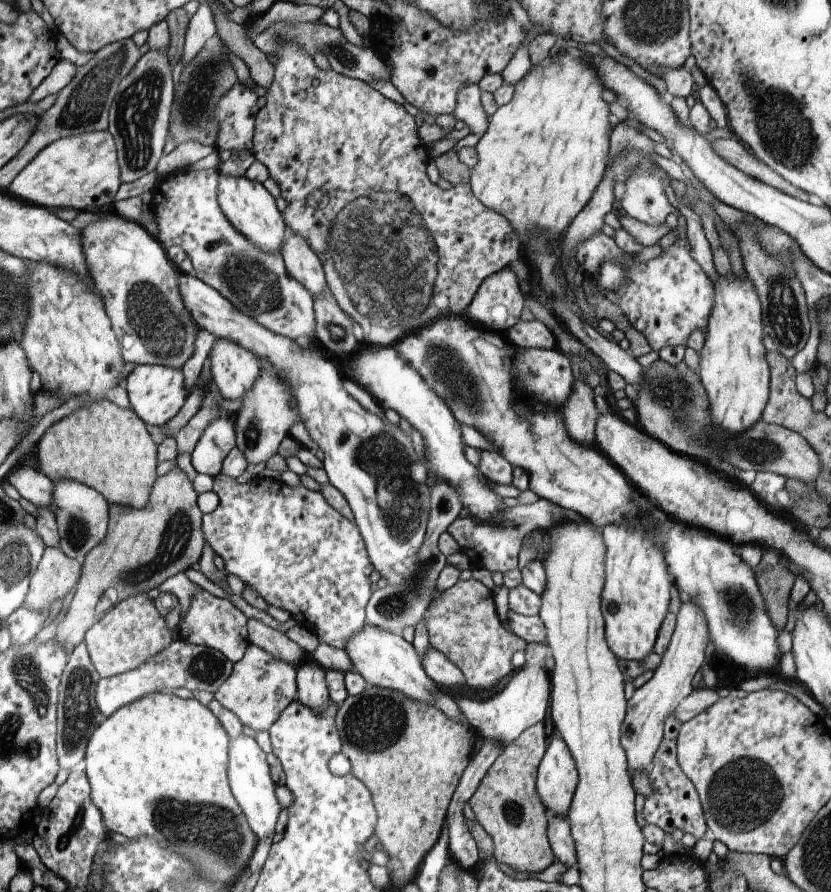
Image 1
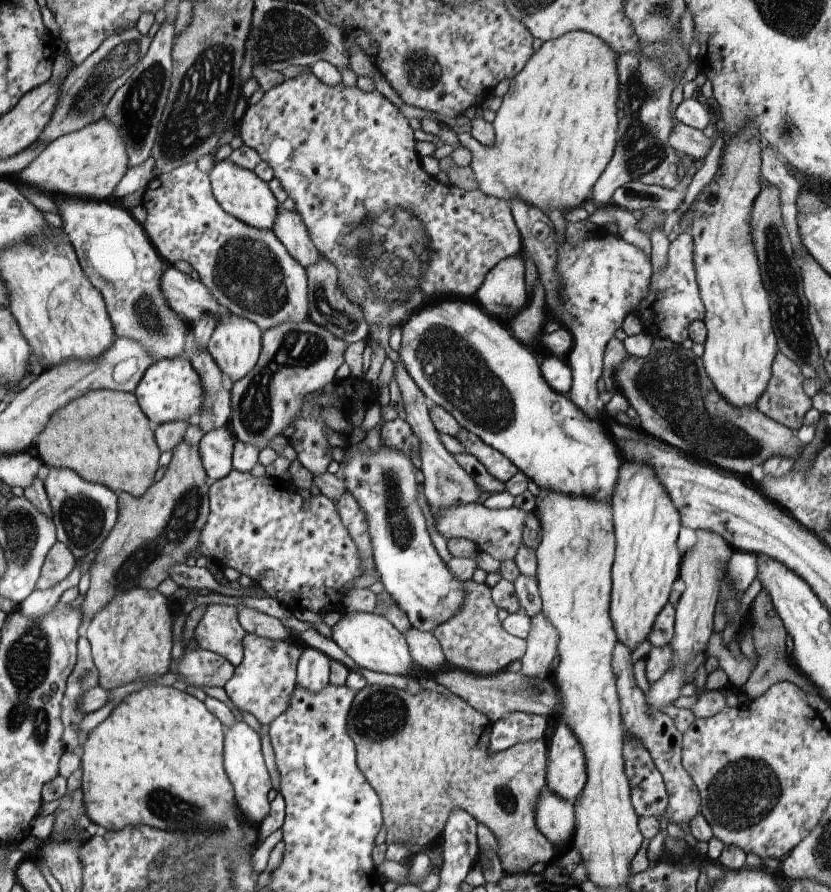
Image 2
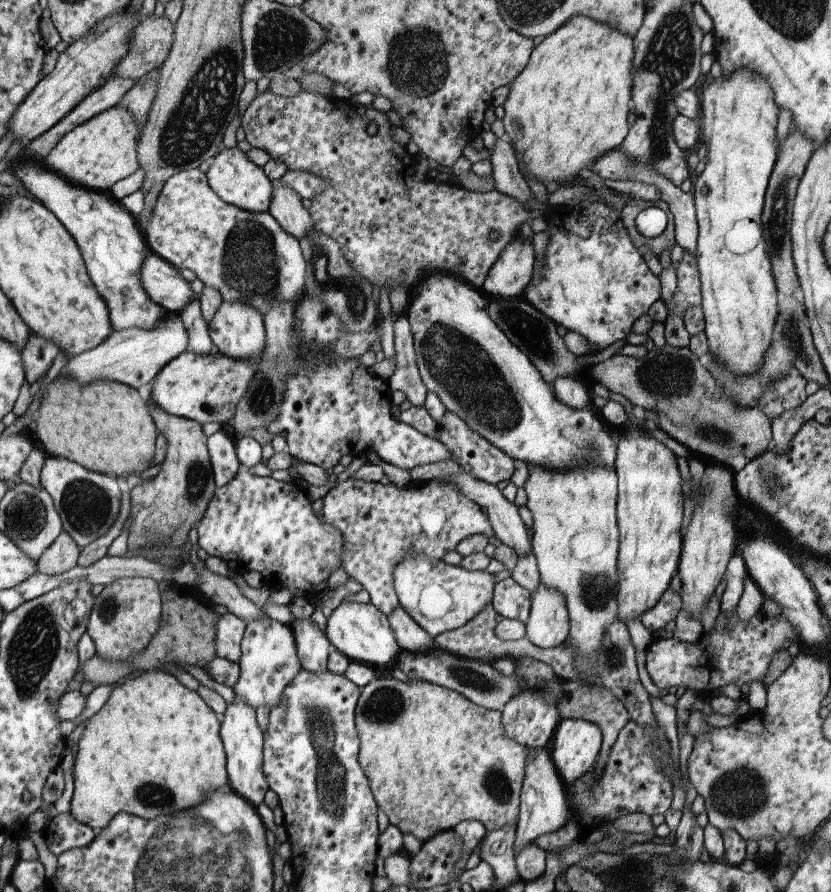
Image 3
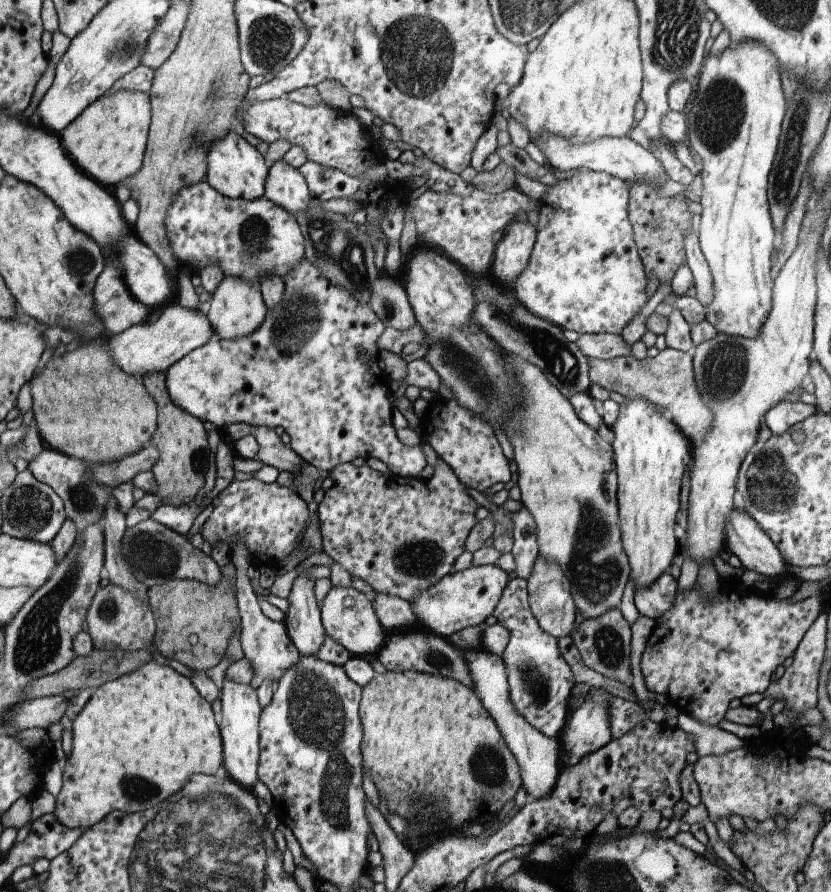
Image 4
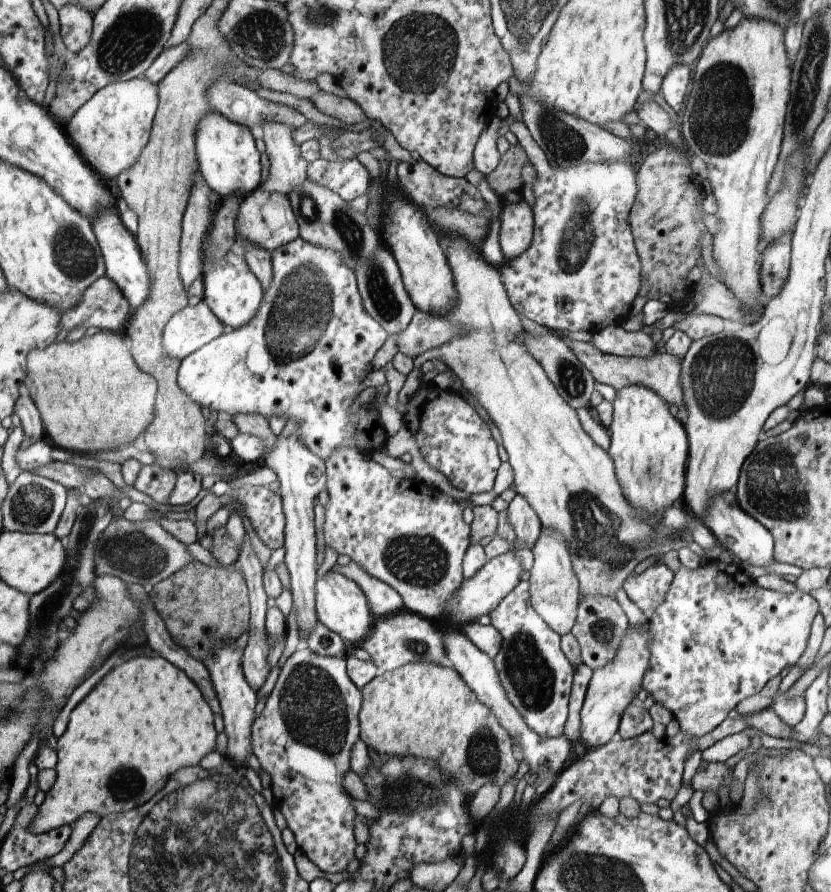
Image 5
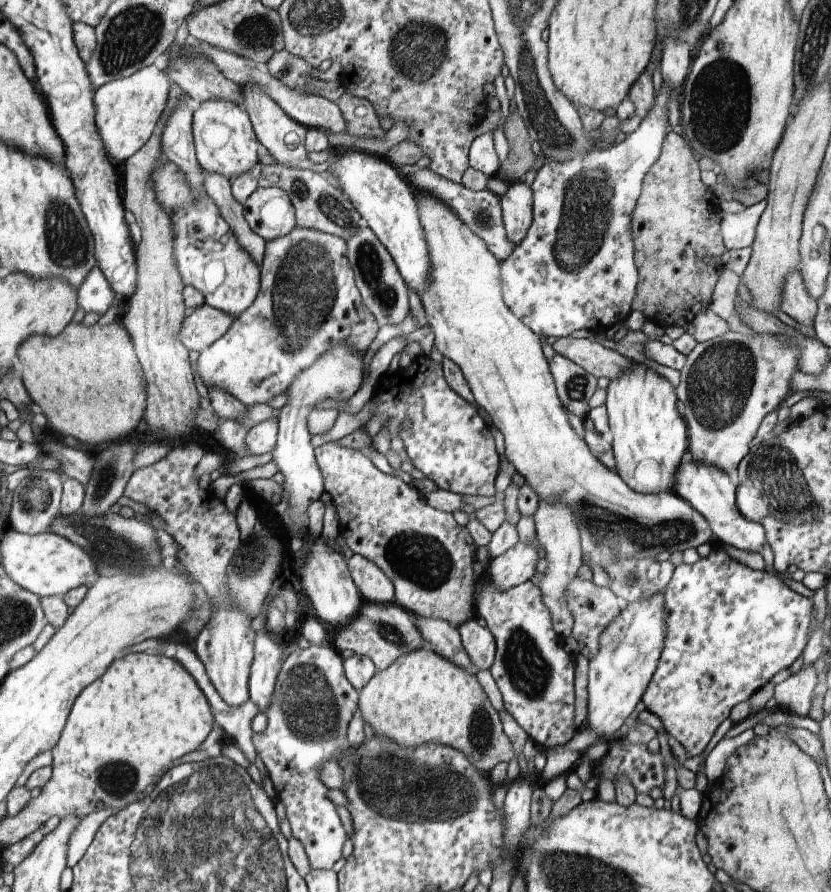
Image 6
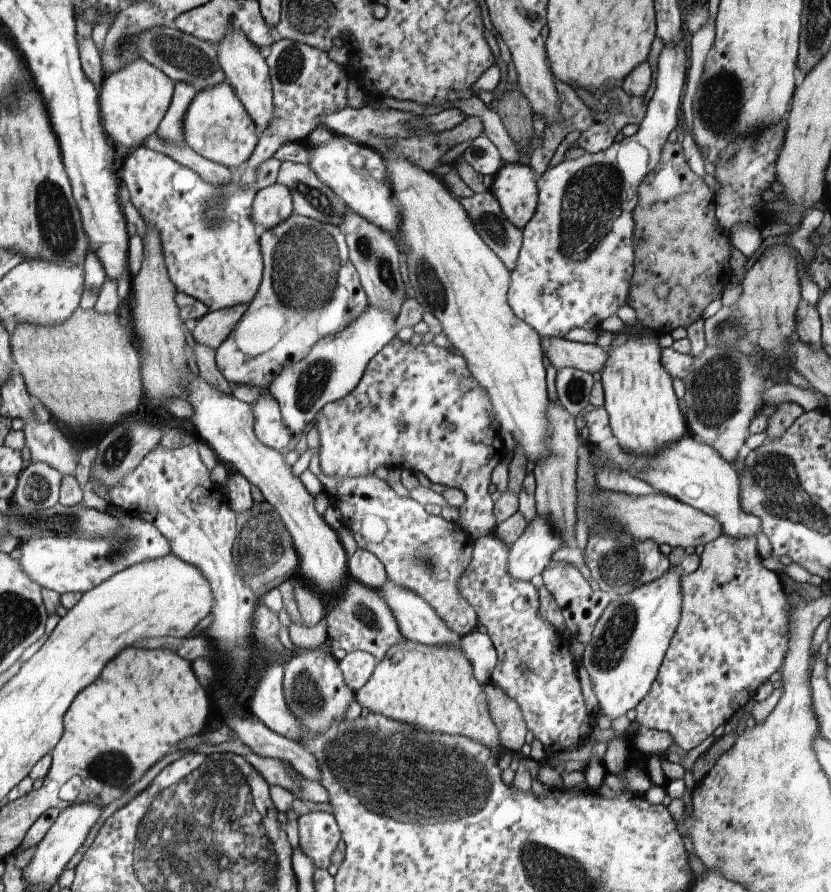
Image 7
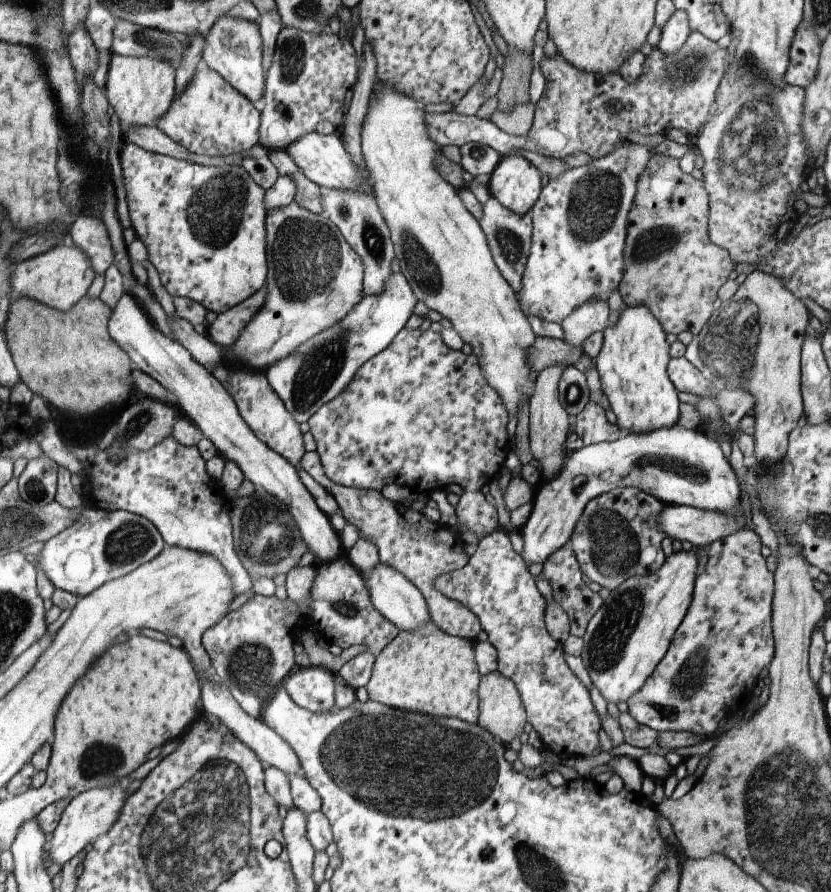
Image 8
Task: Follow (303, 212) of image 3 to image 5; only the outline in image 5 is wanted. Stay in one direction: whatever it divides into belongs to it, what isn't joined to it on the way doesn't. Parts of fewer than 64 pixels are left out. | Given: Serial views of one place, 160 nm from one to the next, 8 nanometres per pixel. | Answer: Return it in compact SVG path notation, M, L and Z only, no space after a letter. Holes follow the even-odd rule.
M270 121L262 123L258 130L260 131L259 136L265 142L265 153L270 161L270 176L268 176L266 183L262 185L262 189L288 195L290 191L300 187L308 178L309 163L301 155L301 145L293 137L296 129L287 124Z

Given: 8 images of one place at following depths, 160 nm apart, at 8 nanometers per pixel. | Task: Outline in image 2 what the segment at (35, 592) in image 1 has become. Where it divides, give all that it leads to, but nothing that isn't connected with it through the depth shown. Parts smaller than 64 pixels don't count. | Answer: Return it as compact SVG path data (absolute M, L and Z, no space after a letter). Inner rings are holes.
M56 541L46 555L35 588L44 590L58 584L74 570L76 563L77 560L68 546Z

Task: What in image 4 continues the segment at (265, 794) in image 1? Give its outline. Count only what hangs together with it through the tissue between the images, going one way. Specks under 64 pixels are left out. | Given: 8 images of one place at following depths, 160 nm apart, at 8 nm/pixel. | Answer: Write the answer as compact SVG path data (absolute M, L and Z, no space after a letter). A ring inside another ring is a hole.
M224 679L221 689L222 695L222 740L225 744L225 770L228 776L238 781L241 785L253 788L253 784L258 782L260 776L260 704L256 698L256 690L249 684L235 683L233 680Z

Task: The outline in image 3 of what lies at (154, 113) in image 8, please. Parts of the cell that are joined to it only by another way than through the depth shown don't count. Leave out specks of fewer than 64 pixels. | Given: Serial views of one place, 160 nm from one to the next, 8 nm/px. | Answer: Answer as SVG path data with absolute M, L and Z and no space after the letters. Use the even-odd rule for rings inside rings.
M112 107L67 132L42 163L61 177L65 177L70 183L81 184L82 187L95 191L108 191L115 182L130 176L139 169L140 157L137 155L137 151L140 136L139 122L133 113L124 107Z

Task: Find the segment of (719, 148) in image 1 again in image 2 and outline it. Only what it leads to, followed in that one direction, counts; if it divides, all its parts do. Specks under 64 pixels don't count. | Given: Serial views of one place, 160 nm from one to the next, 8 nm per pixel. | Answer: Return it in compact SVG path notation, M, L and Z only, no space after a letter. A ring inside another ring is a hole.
M680 121L670 136L670 147L682 156L687 156L690 161L704 158L709 153L708 148L712 147L711 143L711 139L706 138L700 129Z

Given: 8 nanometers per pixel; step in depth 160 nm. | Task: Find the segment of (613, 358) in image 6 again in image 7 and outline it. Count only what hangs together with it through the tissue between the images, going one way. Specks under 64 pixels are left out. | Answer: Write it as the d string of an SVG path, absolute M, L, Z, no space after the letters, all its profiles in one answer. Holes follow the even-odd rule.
M560 338L544 341L547 355L556 369L572 367L592 374L601 372L607 352L596 344L574 343Z

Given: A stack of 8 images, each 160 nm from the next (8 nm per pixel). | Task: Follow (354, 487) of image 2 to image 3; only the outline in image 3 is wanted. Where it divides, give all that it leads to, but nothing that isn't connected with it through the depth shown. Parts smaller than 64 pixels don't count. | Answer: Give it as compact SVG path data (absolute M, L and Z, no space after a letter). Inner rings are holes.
M407 553L406 558L393 572L393 580L396 583L400 606L405 608L432 638L468 624L489 606L496 590L494 575L486 569L473 571L461 566L454 567L443 559L431 559L421 553Z

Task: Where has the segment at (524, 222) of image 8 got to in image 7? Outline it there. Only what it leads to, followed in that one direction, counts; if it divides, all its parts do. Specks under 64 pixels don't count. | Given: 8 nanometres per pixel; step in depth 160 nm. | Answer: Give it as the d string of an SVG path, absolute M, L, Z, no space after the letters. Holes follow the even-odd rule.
M490 190L458 200L472 219L484 244L512 273L523 245L523 229L510 222Z

